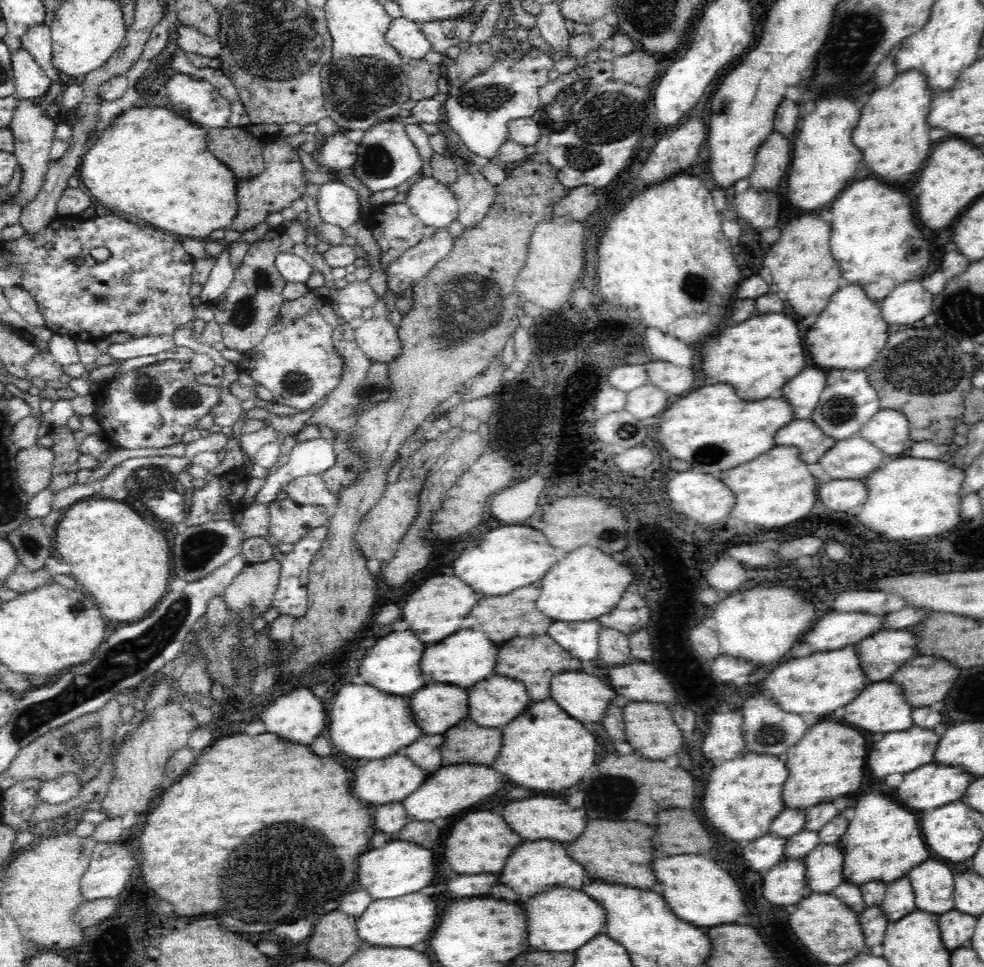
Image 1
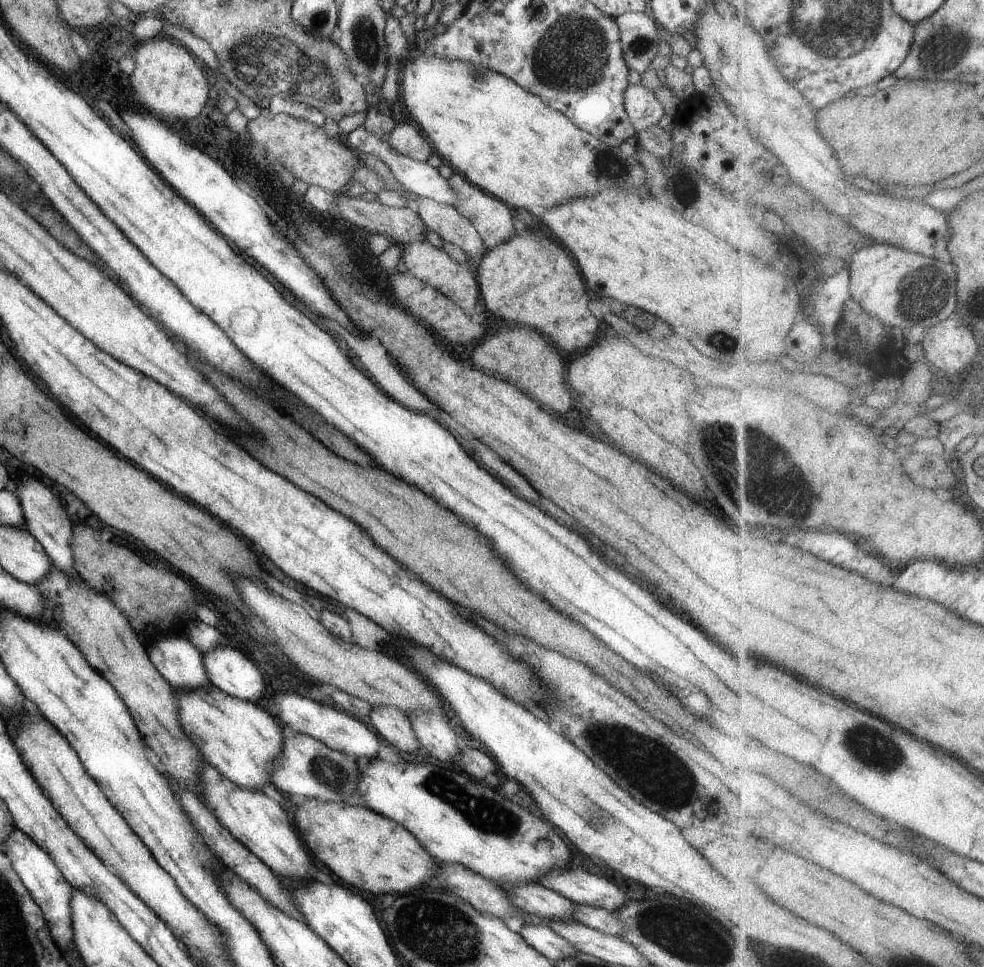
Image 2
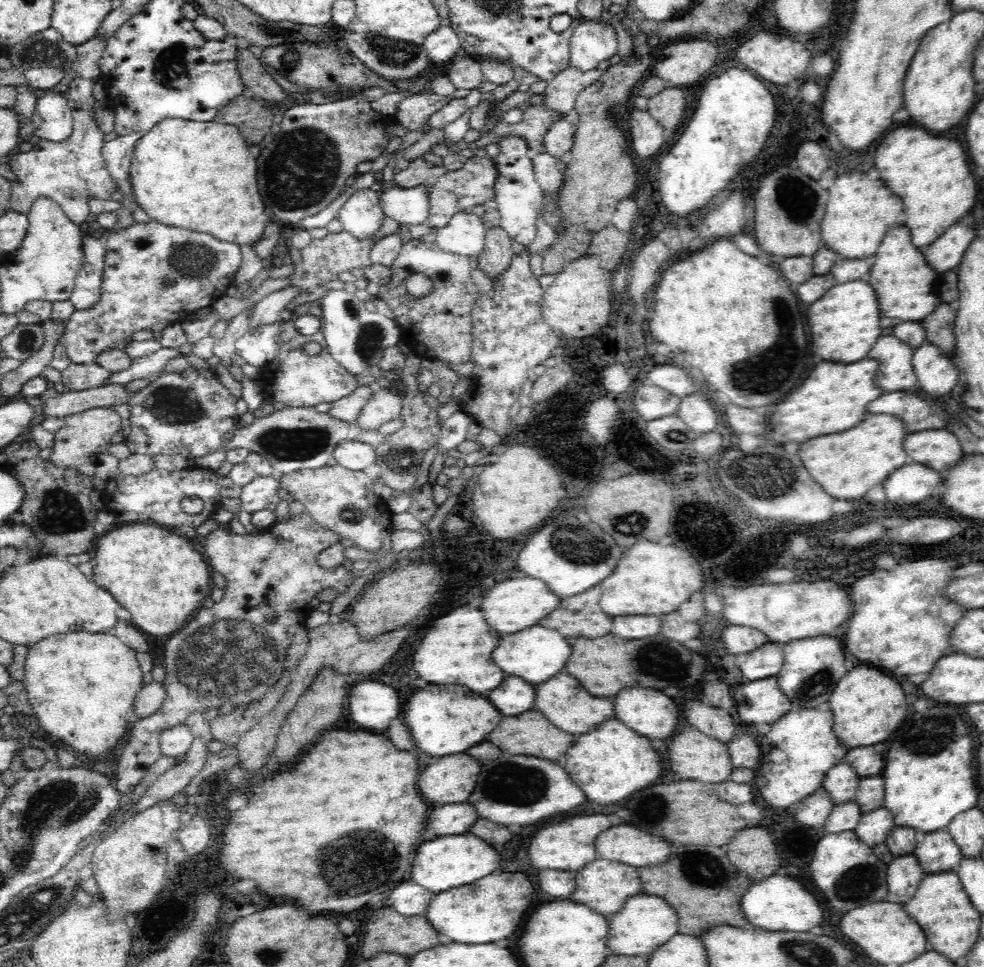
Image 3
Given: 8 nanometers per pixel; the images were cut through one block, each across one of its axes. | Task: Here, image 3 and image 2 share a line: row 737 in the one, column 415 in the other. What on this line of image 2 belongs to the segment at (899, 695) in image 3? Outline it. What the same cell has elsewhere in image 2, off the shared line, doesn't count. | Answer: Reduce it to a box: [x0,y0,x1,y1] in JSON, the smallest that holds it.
[294,798,440,896]

